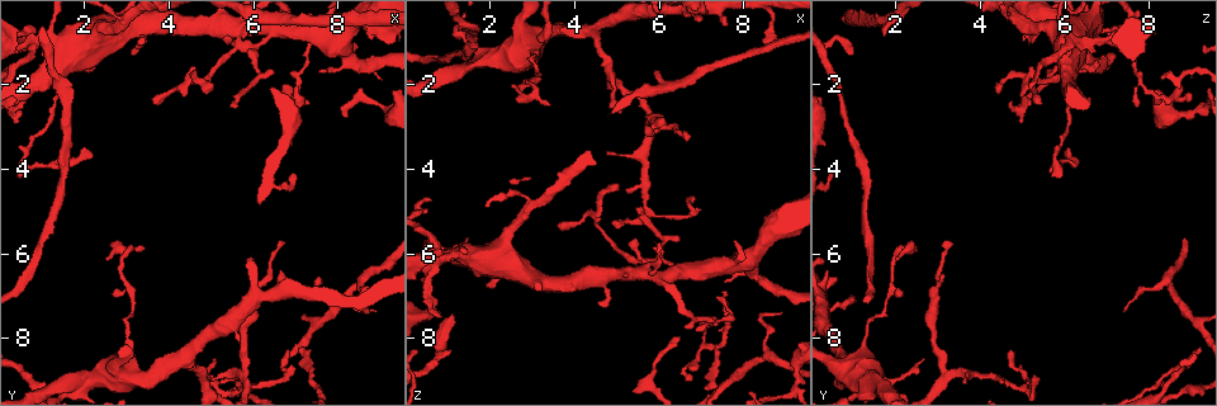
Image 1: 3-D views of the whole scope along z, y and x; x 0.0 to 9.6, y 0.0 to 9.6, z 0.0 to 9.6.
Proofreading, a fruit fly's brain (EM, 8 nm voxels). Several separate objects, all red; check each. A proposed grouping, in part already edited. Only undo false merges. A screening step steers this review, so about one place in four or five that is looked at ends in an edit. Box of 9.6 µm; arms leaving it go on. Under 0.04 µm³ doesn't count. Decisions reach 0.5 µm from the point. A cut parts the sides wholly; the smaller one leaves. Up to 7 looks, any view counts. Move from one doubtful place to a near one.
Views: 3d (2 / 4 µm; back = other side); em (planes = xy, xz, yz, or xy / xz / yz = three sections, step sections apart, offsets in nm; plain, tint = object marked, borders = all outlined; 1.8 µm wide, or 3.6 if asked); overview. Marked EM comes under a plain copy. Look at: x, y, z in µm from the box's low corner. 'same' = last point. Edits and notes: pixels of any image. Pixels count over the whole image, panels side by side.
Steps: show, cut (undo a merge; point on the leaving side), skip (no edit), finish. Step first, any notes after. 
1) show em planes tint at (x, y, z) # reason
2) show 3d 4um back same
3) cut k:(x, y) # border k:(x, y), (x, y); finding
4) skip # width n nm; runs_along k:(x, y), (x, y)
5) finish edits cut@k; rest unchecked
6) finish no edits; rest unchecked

show 3d 2um at (7.85, 0.70, 6.20) # looks like a crossing

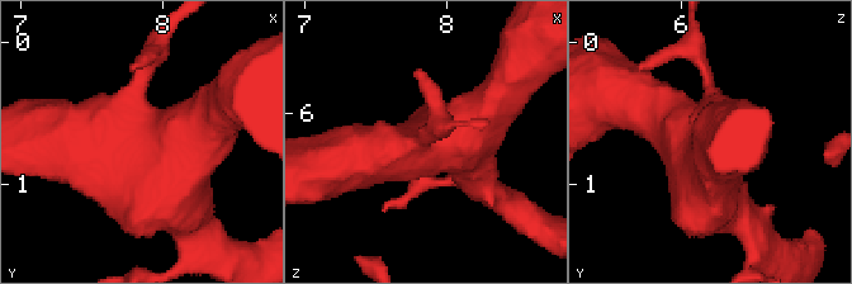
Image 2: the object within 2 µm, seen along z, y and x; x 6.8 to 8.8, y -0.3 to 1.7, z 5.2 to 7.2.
show em planes tint at (7.80, 0.76, 6.26) # shape alone is not enough

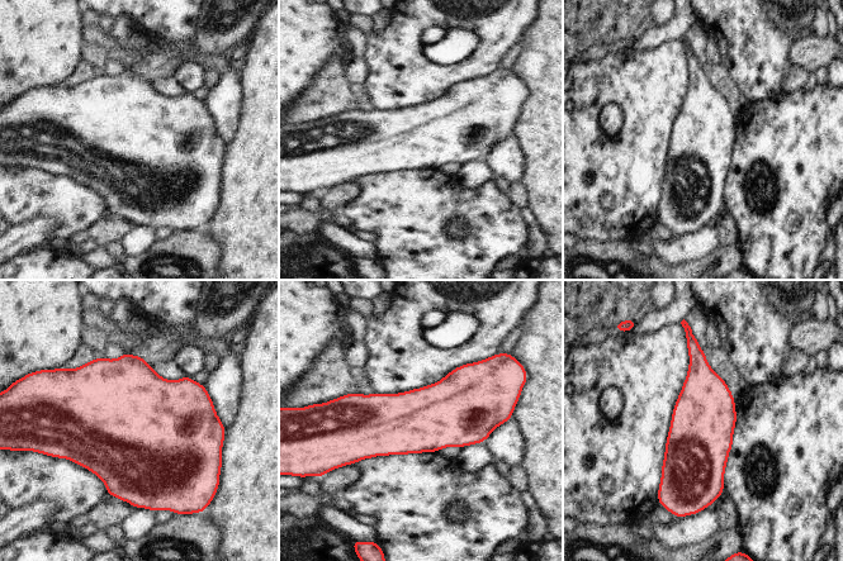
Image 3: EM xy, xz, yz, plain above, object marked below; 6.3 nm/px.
skip # all the same neuron

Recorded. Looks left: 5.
show em yz step 16 tint at (5.65, 0.65, 6.45) # thin neck

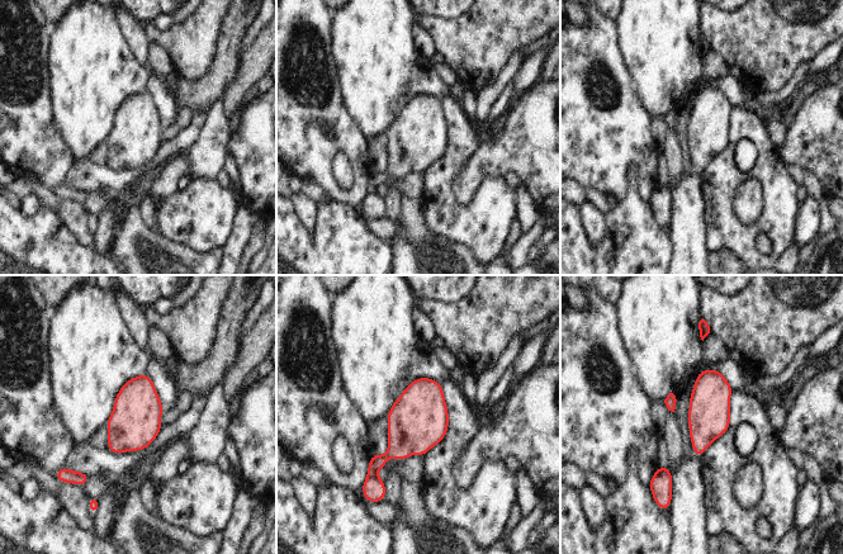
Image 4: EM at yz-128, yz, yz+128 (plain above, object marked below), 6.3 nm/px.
show em planes tint same

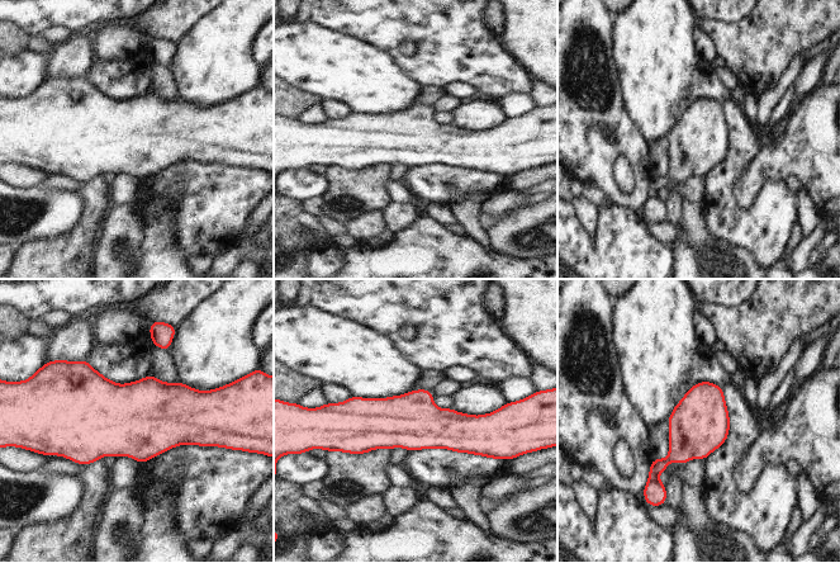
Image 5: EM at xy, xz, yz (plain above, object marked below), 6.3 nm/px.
skip # runs_along 5:(340, 415), (361, 422), (492, 427); continuous, no second neuron

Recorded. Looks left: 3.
show 3d 4um back at (1.85, 9.20, 1.45) # a narrow waist

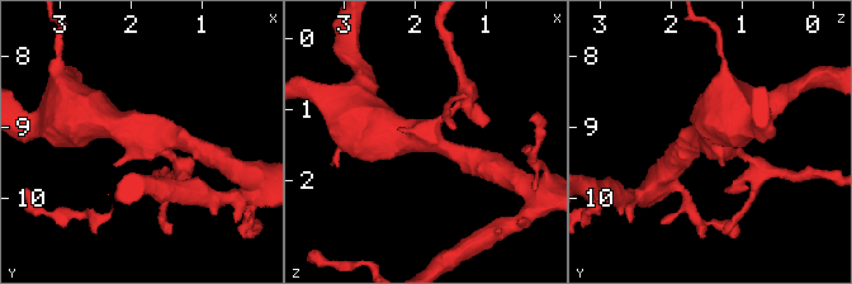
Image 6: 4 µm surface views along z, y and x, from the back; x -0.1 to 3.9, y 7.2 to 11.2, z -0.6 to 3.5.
show em 3.6um planes tint at (1.95, 9.10, 1.45)

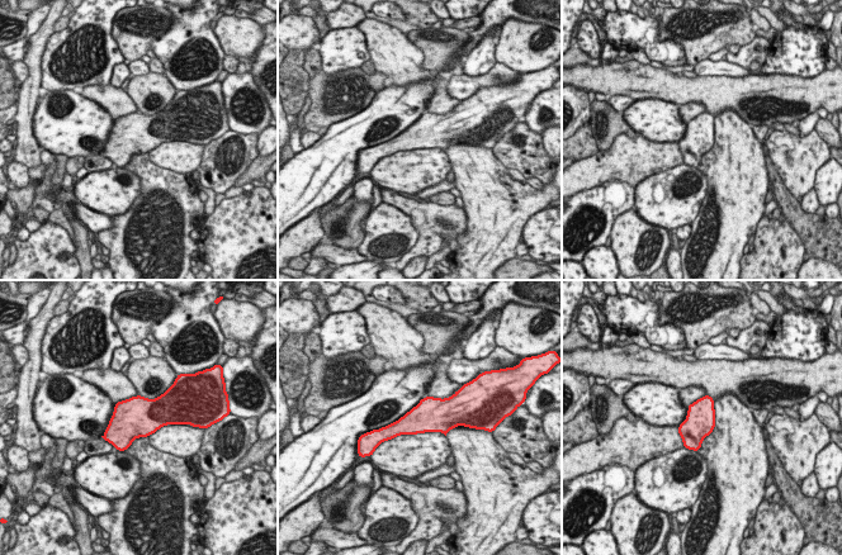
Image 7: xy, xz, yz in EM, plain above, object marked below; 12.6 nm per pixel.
skip # width 380 nm; one neuron here

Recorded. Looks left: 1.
finish no edits; rest unchecked

